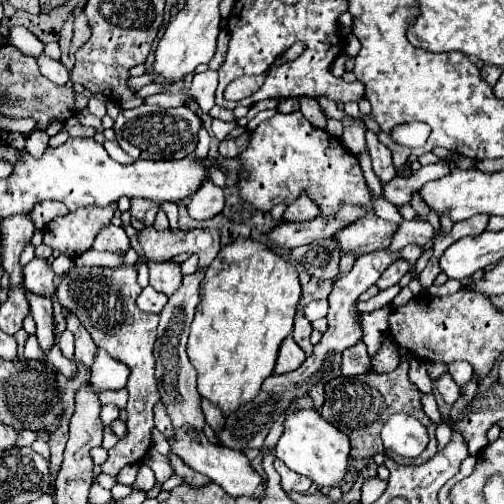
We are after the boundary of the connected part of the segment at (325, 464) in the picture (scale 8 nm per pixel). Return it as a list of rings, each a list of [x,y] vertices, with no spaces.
[[[295,410],[285,420],[285,432],[275,446],[275,456],[287,464],[289,470],[309,476],[319,486],[339,486],[349,470],[349,438],[327,422],[317,410]]]

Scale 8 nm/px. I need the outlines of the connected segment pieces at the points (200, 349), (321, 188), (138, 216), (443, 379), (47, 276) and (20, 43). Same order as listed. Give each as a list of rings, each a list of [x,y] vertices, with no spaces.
[[[237,238],[219,250],[219,256],[207,268],[205,278],[201,280],[201,302],[191,324],[187,356],[197,370],[197,390],[211,404],[229,416],[239,408],[239,404],[251,402],[261,384],[273,374],[279,346],[293,330],[293,318],[297,302],[301,298],[301,284],[295,272],[295,266],[277,256],[271,248],[261,242]]]
[[[277,112],[271,120],[261,122],[251,132],[249,146],[239,154],[239,160],[239,196],[261,212],[269,212],[277,204],[293,204],[303,194],[319,206],[323,218],[335,216],[343,204],[367,206],[371,202],[357,156],[351,156],[337,136],[311,126],[301,112]]]
[[[131,200],[131,216],[139,222],[143,222],[145,226],[153,226],[155,222],[155,214],[157,214],[159,206],[151,200]]]
[[[449,372],[441,374],[433,384],[435,384],[437,392],[443,396],[443,400],[445,400],[447,404],[453,404],[453,402],[459,398],[459,388],[457,388],[457,384],[453,382],[453,378],[449,376]]]
[[[33,258],[25,268],[23,268],[23,276],[25,276],[25,288],[37,296],[45,296],[51,298],[57,292],[55,286],[55,272],[53,268],[41,260],[41,258]]]
[[[13,26],[13,28],[9,28],[9,32],[11,32],[9,42],[11,42],[15,48],[19,48],[23,54],[33,56],[33,58],[39,58],[39,56],[43,54],[43,48],[45,48],[45,46],[43,46],[27,28],[23,28],[23,26]]]

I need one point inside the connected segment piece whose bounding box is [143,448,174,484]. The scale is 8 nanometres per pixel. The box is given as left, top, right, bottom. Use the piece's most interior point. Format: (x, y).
(159, 463)

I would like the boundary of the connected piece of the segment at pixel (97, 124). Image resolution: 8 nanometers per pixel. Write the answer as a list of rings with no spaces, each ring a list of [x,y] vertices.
[[[87,107],[77,112],[76,117],[83,126],[94,127],[101,133],[104,131],[101,119],[92,114]]]

